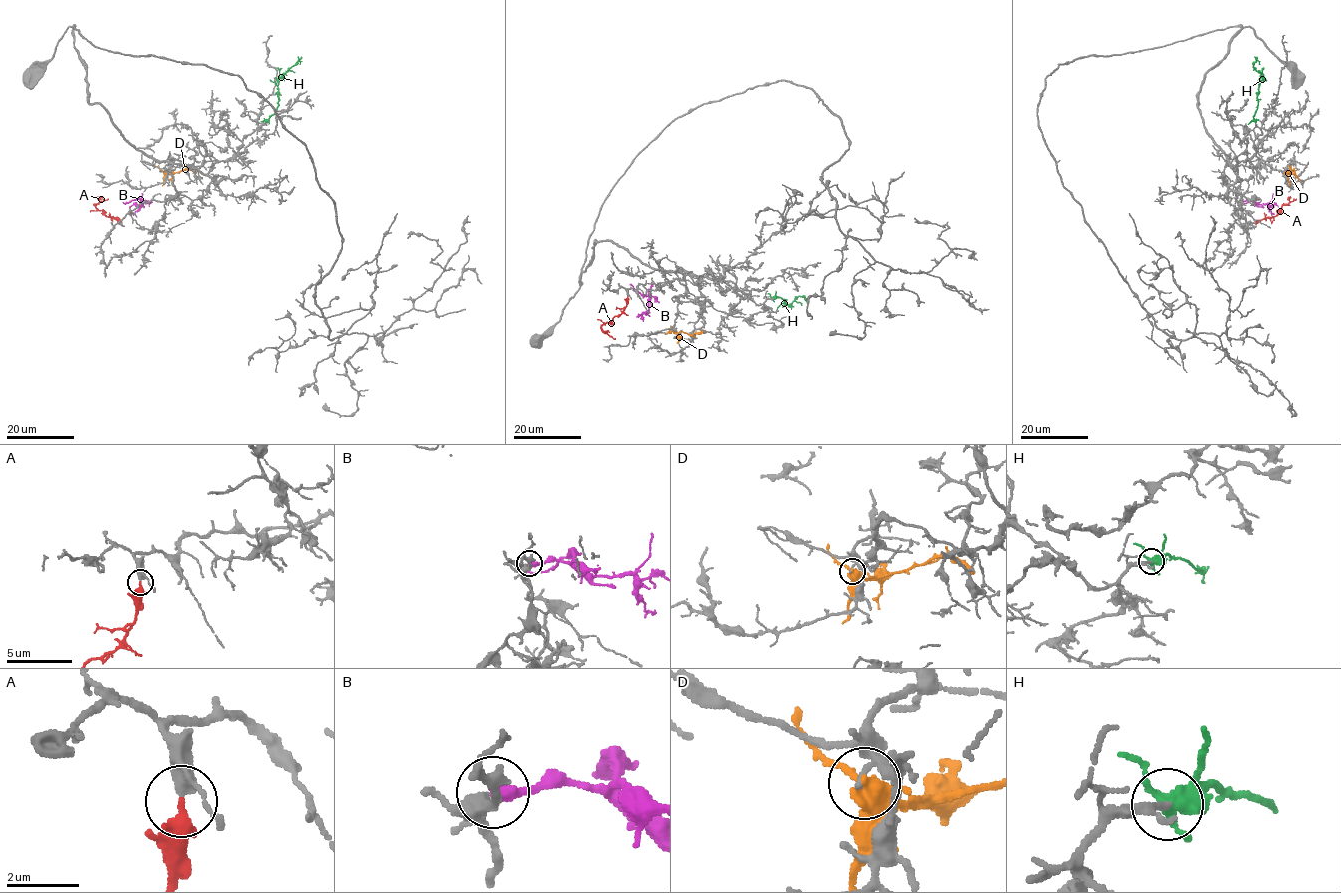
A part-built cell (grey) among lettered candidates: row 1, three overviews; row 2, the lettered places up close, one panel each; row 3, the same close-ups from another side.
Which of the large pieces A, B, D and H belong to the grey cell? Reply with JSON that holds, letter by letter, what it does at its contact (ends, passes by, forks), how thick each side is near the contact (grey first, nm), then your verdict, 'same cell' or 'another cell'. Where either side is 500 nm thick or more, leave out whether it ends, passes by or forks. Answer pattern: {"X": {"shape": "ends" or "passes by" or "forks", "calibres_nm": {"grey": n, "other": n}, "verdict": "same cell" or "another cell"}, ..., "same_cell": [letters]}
{"A": {"shape": "ends", "calibres_nm": {"grey": 360, "other": 400}, "verdict": "same cell"}, "B": {"shape": "ends", "calibres_nm": {"grey": 340, "other": 360}, "verdict": "same cell"}, "D": {"shape": "forks", "calibres_nm": {"grey": 150, "other": 360}, "verdict": "another cell"}, "H": {"shape": "forks", "calibres_nm": {"grey": 120, "other": 360}, "verdict": "same cell"}, "same_cell": ["A", "B", "H"]}

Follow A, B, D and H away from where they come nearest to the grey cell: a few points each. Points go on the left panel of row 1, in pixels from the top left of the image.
A: (121, 223), (95, 205), (108, 199)
B: (145, 201), (130, 214)
D: (164, 172), (179, 172), (187, 168), (196, 172)
H: (265, 121), (278, 104), (277, 80), (299, 61), (299, 64)

